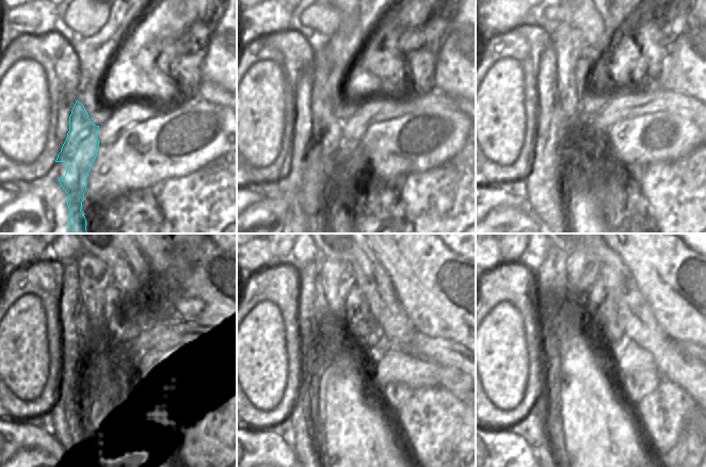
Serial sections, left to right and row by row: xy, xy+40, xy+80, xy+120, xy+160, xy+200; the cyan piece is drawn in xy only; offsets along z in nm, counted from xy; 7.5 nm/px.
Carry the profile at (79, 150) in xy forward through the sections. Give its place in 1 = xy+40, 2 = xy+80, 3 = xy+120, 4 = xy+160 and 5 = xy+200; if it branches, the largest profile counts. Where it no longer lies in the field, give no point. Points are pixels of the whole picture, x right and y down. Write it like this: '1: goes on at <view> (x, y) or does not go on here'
1: goes on at xy+40 (326, 130)
2: goes on at xy+80 (568, 43)
3: goes on at xy+120 (95, 276)
4: goes on at xy+160 (338, 275)
5: goes on at xy+200 (582, 270)

